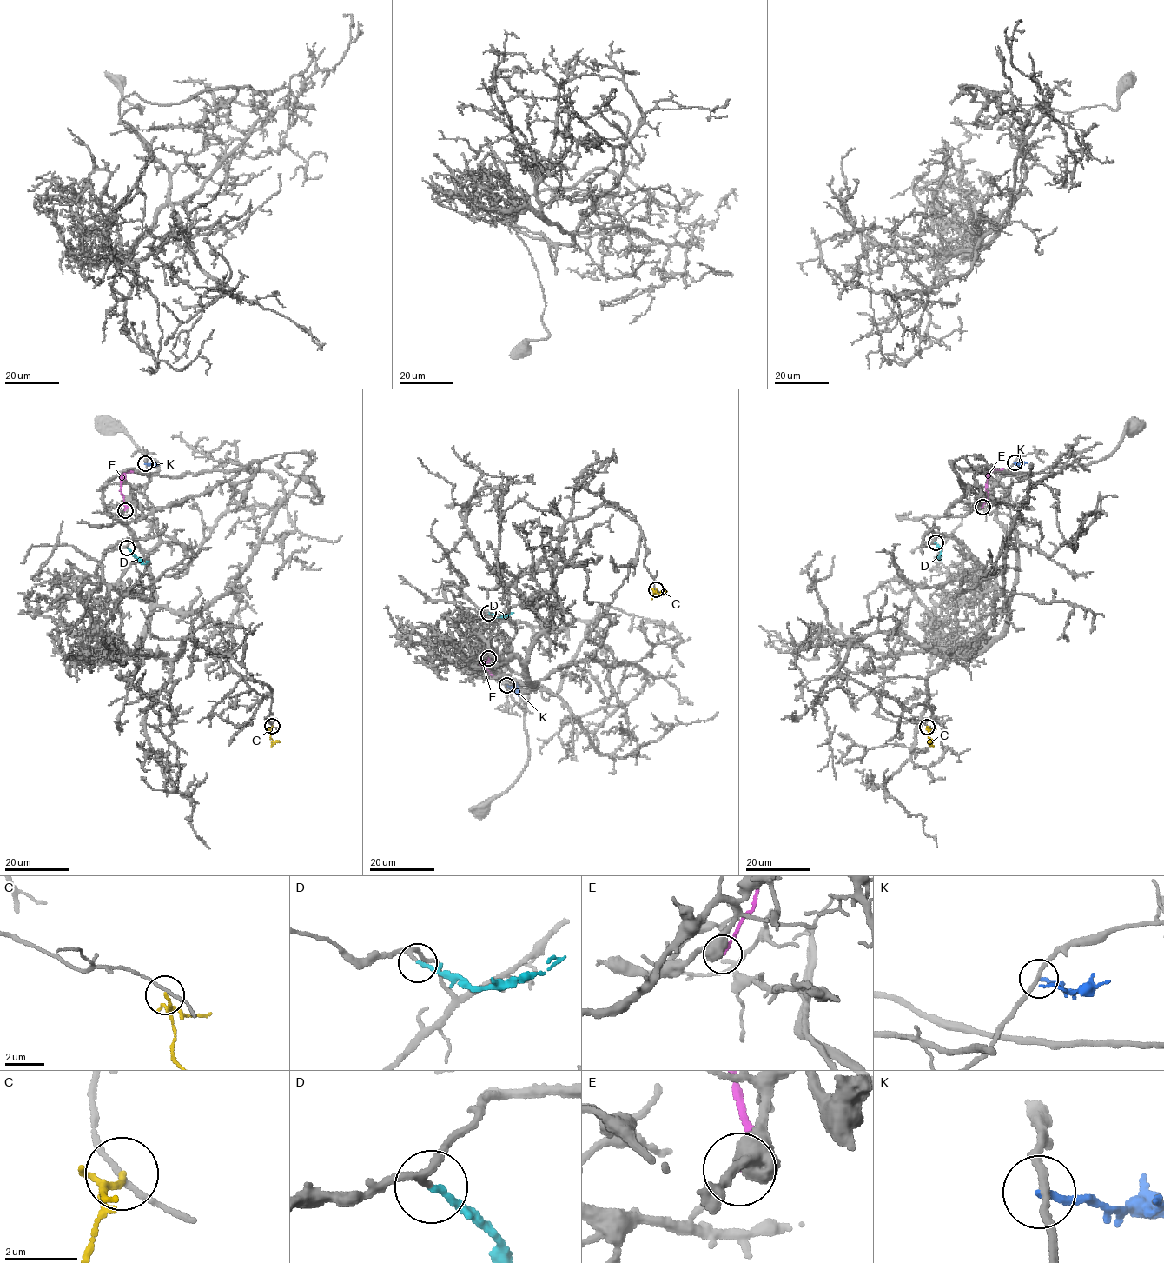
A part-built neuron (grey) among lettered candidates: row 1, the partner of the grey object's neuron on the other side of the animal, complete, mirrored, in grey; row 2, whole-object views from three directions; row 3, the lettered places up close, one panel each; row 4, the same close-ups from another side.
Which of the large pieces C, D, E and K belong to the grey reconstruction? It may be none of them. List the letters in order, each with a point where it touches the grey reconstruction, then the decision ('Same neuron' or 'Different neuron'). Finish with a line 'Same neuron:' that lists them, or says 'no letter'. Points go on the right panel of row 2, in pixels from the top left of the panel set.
C: Touches grey at (927, 727). Different neuron
D: Touches grey at (935, 542). Same neuron
E: Touches grey at (982, 507). Different neuron
K: Touches grey at (1015, 462). Different neuron
Same neuron: D

